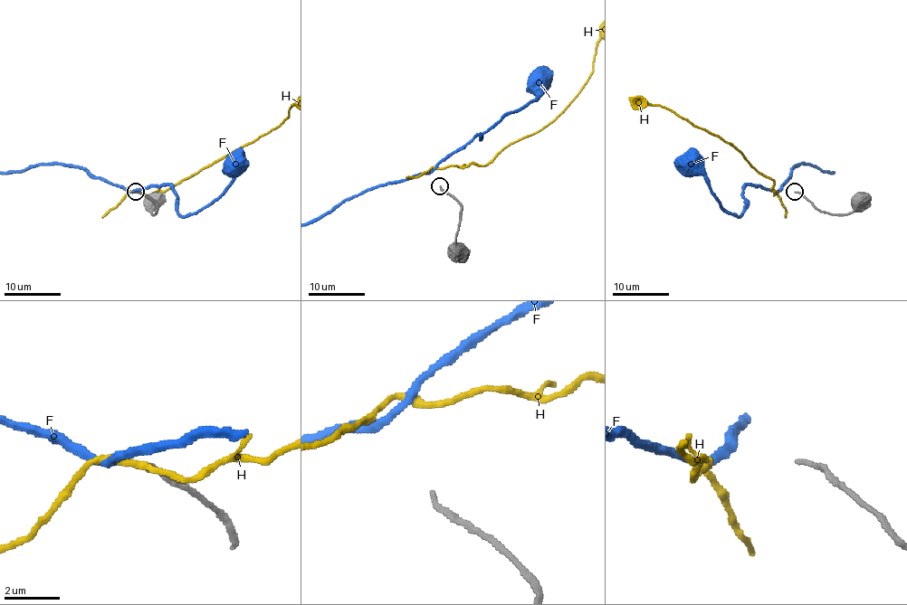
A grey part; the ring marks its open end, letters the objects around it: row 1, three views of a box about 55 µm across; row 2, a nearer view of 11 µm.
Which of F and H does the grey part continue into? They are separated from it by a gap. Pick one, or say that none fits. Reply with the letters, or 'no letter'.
no letter

